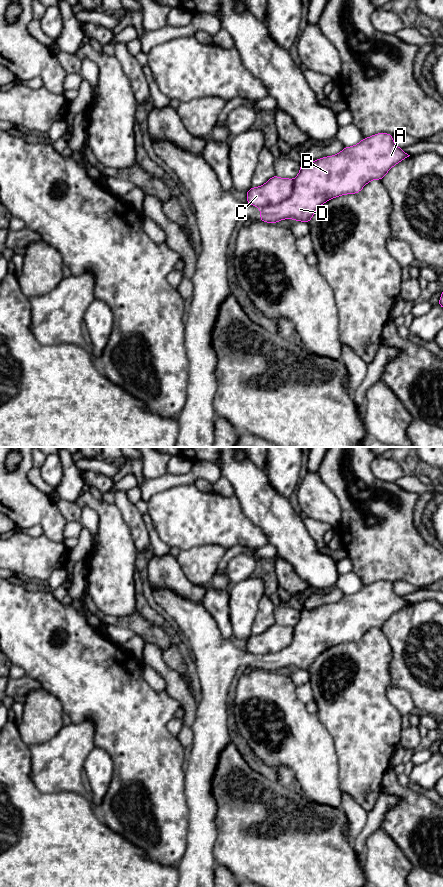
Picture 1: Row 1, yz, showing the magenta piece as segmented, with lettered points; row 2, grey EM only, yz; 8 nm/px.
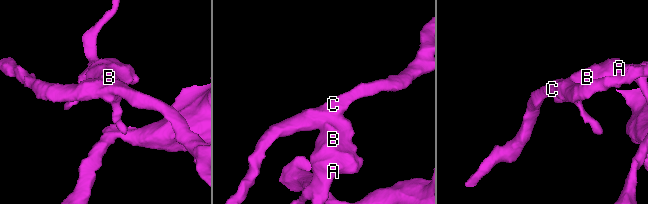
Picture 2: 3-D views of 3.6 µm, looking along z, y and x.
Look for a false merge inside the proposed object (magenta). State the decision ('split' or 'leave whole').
split

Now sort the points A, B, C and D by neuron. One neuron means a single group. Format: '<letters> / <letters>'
A B D / C

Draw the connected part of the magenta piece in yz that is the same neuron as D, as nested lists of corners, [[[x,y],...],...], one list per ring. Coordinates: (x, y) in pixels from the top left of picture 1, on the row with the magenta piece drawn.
[[[377,133],[363,138],[354,146],[344,147],[336,155],[313,162],[303,161],[294,179],[294,189],[290,197],[278,204],[260,207],[260,221],[278,223],[280,220],[294,219],[309,224],[322,204],[338,196],[359,193],[367,183],[375,179],[382,180],[393,166],[409,156],[394,143],[391,134]]]

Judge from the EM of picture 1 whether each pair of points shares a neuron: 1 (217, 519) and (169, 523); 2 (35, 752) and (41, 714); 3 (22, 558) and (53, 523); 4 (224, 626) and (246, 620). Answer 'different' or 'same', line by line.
1: same
2: different
3: different
4: different

